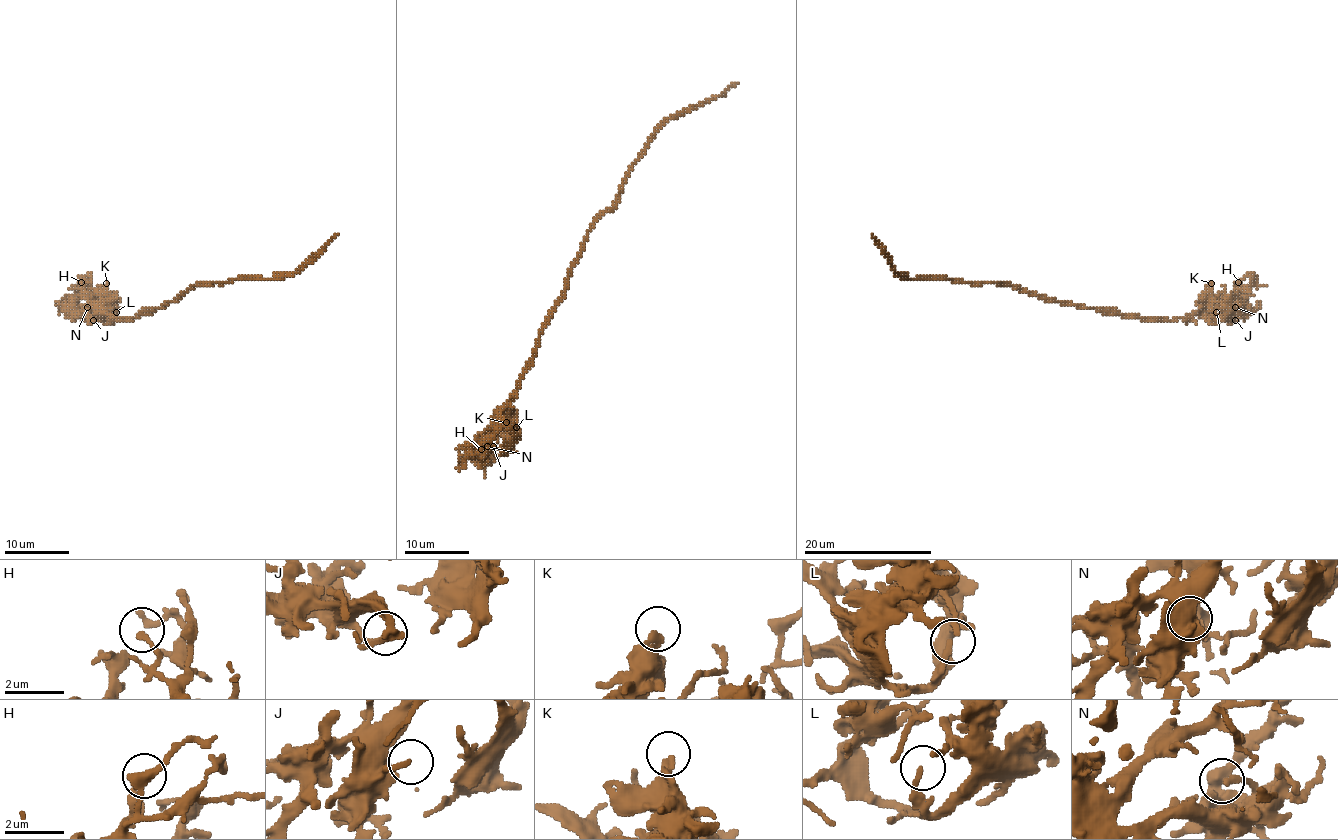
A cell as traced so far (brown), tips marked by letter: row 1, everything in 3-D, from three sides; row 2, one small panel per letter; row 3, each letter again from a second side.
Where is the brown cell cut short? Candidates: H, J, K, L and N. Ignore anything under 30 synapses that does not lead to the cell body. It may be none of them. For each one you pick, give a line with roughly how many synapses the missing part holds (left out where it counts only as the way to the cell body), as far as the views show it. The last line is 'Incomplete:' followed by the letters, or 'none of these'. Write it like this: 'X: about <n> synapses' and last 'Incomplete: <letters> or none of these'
Incomplete: none of these

